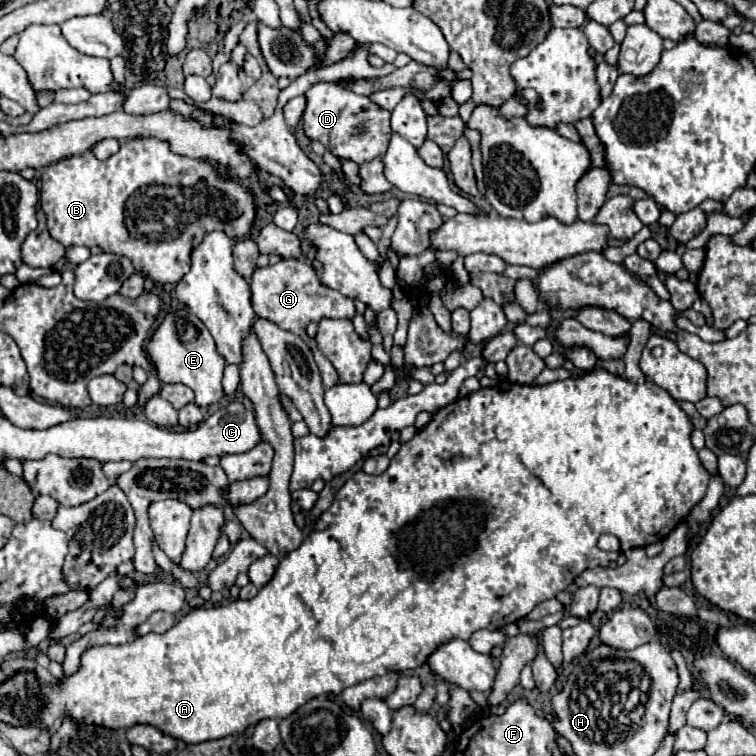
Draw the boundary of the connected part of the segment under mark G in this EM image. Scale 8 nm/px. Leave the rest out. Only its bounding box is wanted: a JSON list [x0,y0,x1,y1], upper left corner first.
[251,259,355,389]

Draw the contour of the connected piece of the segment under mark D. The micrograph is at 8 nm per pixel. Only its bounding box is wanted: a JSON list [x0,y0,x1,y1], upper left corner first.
[303,81,389,165]

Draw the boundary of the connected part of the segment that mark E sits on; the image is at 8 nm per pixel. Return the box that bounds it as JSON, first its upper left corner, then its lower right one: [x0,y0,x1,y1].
[147,309,225,409]

